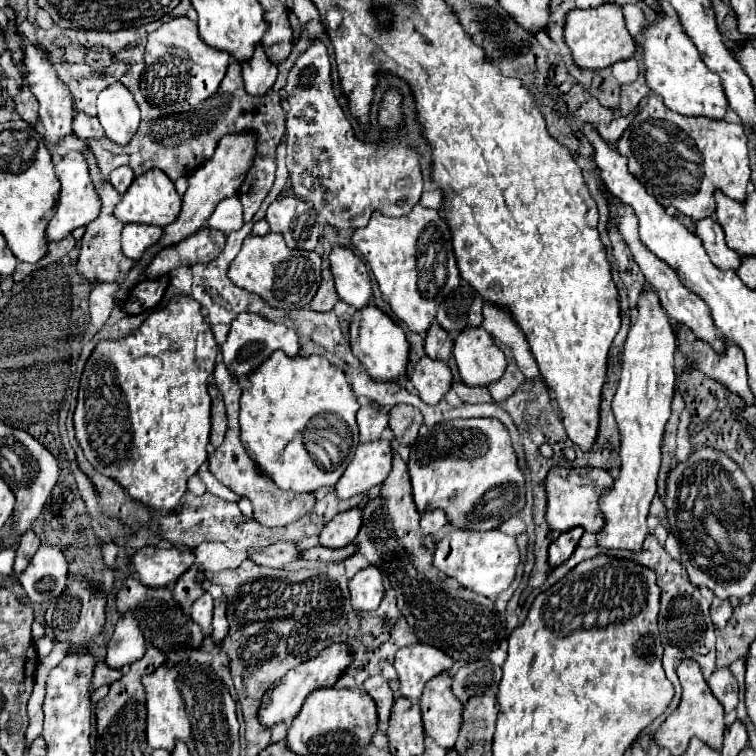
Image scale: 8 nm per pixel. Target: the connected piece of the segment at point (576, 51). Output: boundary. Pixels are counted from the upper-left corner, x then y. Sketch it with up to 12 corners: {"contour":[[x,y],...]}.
{"contour":[[622,10],[566,14],[564,40],[580,68],[628,60],[636,42]]}

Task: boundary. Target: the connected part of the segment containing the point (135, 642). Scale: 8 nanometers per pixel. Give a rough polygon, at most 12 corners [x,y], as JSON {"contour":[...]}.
{"contour":[[128,610],[108,642],[108,666],[120,670],[146,652],[144,632]]}

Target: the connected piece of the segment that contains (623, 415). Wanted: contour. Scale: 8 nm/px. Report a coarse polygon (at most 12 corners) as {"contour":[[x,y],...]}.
{"contour":[[638,300],[612,400],[620,476],[600,546],[638,550],[674,396],[676,334]]}

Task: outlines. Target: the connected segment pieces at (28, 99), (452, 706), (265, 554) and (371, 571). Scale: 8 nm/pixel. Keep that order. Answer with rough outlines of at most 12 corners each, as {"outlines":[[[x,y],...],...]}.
{"outlines":[[[28,88],[14,100],[16,112],[32,128],[38,128],[38,100]],[[452,678],[428,680],[420,698],[424,732],[454,748],[462,702]],[[292,542],[248,552],[262,566],[282,568],[300,560],[302,550]],[[368,566],[350,580],[356,612],[376,610],[384,598],[380,568]]]}

